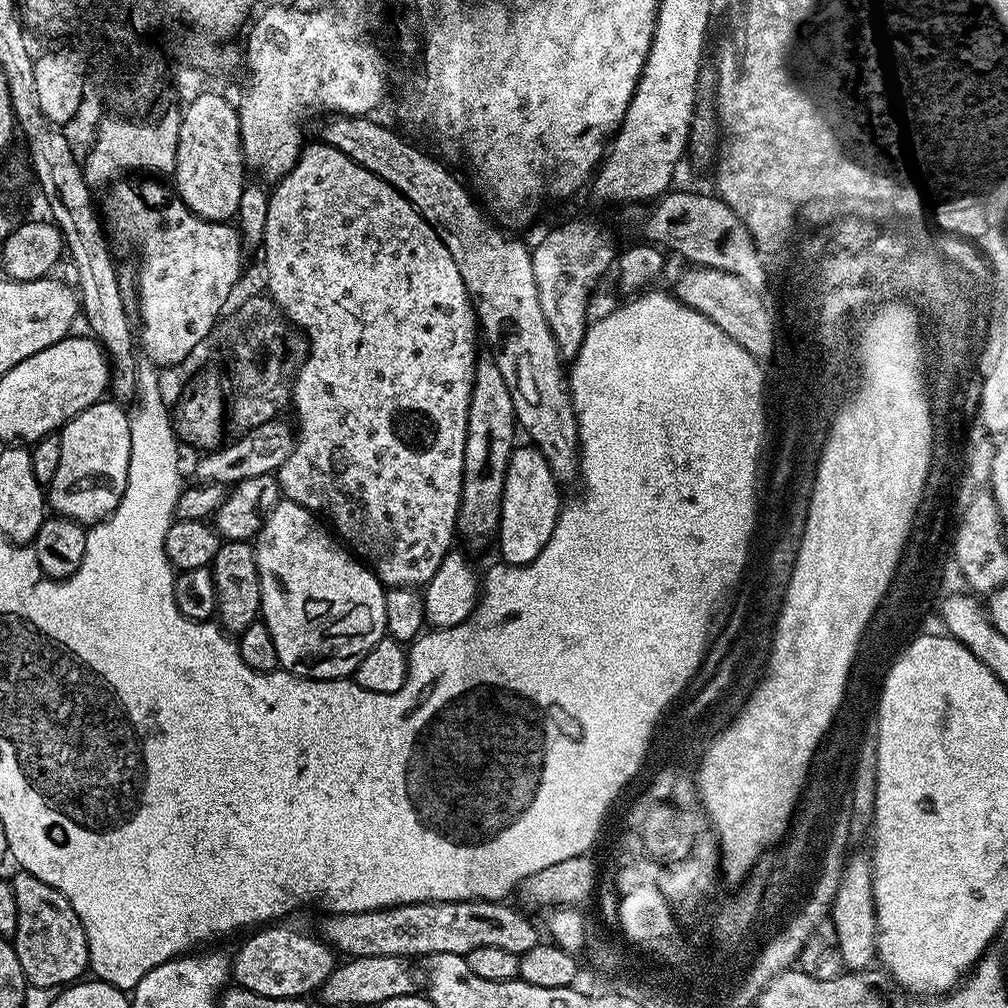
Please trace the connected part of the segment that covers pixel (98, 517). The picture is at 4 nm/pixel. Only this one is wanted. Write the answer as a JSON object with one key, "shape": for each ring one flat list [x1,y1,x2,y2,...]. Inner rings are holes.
{"shape":[[115,399,99,400,97,404,91,404,86,410,82,410,69,424,60,429,58,435,62,455,58,457,58,470,54,473,54,478,46,486,46,504,55,515,91,526,104,521,120,505,130,470,130,422,129,413,123,412,119,407,123,408]]}

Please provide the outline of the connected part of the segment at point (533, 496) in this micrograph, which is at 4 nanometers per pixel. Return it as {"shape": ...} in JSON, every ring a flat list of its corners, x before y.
{"shape":[[517,446,510,454,510,462,506,466,506,482,502,490,502,506,500,507,500,527,498,541,500,540,499,559,506,564,529,564,538,558,546,542,554,534,554,526,560,517,562,499,560,500,561,485,554,478,546,458,534,446]]}

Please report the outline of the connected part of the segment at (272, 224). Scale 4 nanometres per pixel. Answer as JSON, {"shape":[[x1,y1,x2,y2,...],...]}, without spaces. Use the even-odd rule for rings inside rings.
{"shape":[[309,143,295,166,282,179,275,181,268,202,262,247,264,272,268,275,266,292,279,308,284,309,285,316,304,333,308,341,308,357,296,371,290,395,291,407,296,407,296,424,300,433,295,433,292,453,278,470,280,491,287,499,298,502,298,506,323,517,334,529,335,535,351,545,357,557,367,561,381,584,388,588,426,585,430,578,434,578,438,566,442,566,442,558,446,558,453,547,452,536,457,535,456,519,464,477,472,371,476,369,478,359,478,321,462,282,462,274,458,274,458,266,454,266,450,250,442,246,442,238,438,238,436,231,424,221,418,210,414,210,403,194,328,144]]}

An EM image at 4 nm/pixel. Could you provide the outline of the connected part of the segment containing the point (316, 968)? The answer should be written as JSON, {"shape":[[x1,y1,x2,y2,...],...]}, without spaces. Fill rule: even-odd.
{"shape":[[284,924,281,928,272,927,276,926,264,926,253,931,253,936,237,950,232,968,230,964,231,979,233,976,236,979,233,981,241,988,270,998,295,1000,307,997,307,992,315,993,336,967,337,953,313,933,312,937,292,924]]}

